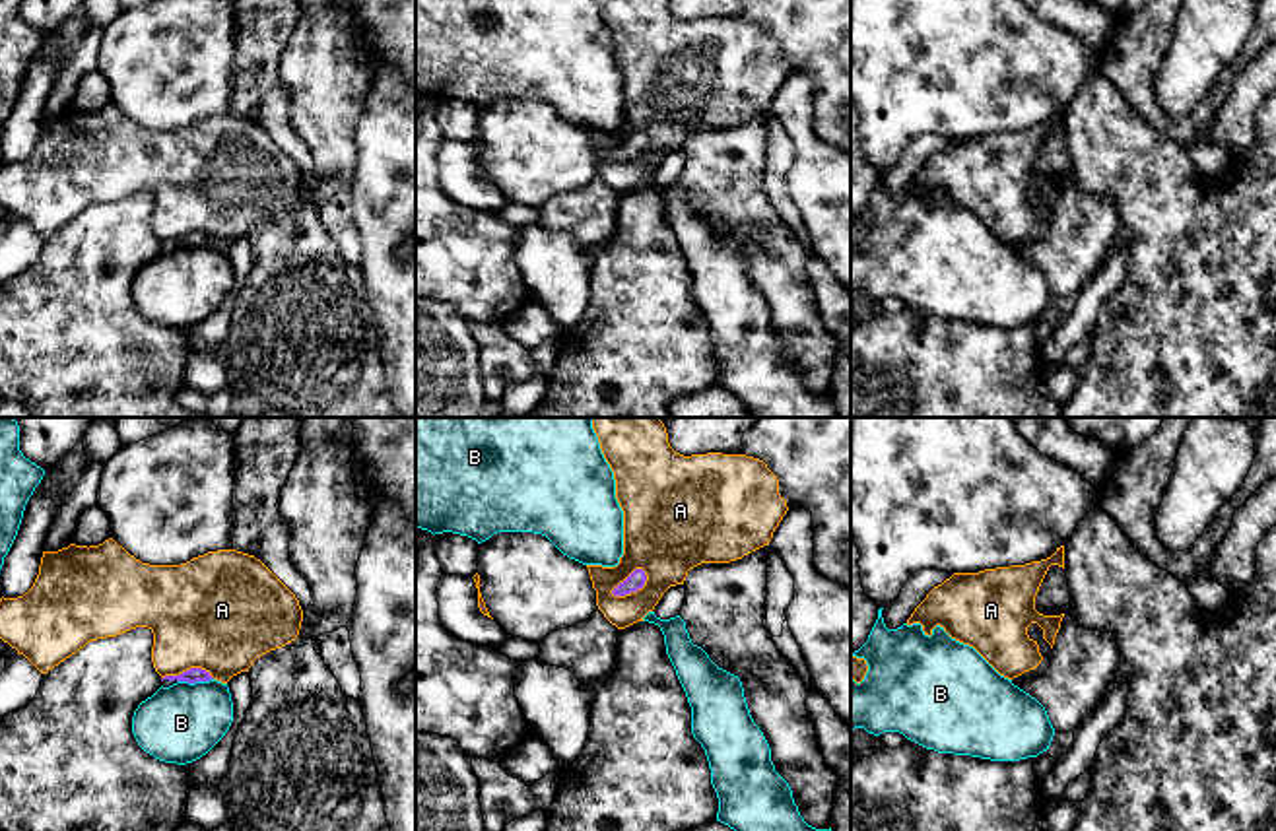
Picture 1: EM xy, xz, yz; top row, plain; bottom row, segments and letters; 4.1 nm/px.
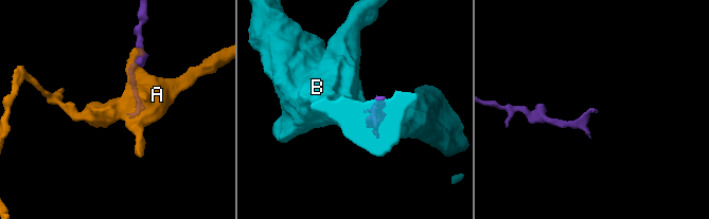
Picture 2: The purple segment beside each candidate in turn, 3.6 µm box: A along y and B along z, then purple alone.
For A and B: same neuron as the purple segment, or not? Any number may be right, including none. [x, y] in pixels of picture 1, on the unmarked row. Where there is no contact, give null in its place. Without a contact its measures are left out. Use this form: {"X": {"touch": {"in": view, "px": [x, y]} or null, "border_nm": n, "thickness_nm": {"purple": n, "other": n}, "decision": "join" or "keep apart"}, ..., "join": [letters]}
{"A": {"touch": {"in": "xz", "px": [630, 140]}, "border_nm": 180, "thickness_nm": {"purple": 70, "other": 380}, "decision": "keep apart"}, "B": {"touch": {"in": "xy", "px": [195, 247]}, "border_nm": 150, "thickness_nm": {"purple": 60, "other": 320}, "decision": "keep apart"}, "join": []}

